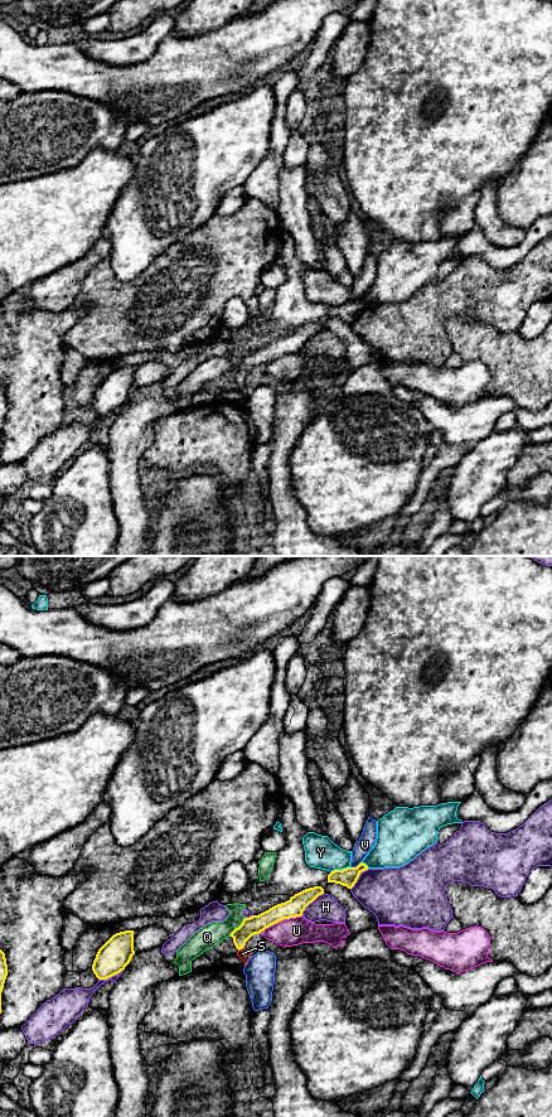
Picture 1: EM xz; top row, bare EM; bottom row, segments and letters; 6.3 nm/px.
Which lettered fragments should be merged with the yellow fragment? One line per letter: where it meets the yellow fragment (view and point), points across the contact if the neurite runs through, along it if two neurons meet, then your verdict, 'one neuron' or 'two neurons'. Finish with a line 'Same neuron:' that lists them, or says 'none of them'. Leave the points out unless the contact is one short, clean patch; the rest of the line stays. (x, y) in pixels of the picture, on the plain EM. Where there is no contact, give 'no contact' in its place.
H: meets yellow in xz at (311, 337); two neurons
Q: meets yellow in xz at (238, 362); two neurons
S: meets yellow in xz at (241, 383); runs through xz (255, 359), (241, 373), (241, 383), (242, 388); one neuron
U: meets yellow in xz at (280, 356); two neurons
V: meets yellow in xz at (357, 301); border along xz (361, 296), (350, 303); two neurons
Y: meets yellow in xz at (339, 305); two neurons
Same neuron: S

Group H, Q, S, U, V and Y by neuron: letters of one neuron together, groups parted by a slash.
H / Q / S / U / V / Y

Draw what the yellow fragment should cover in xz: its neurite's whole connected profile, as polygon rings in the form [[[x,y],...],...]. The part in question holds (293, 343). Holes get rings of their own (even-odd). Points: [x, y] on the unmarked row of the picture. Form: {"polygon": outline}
{"polygon": [[[321,321],[309,323],[295,329],[287,337],[277,339],[258,350],[244,353],[242,359],[229,371],[233,373],[233,378],[238,385],[237,391],[244,397],[244,401],[251,393],[244,381],[252,371],[260,369],[266,363],[284,354],[301,352],[305,343],[321,329],[324,329]]]}

